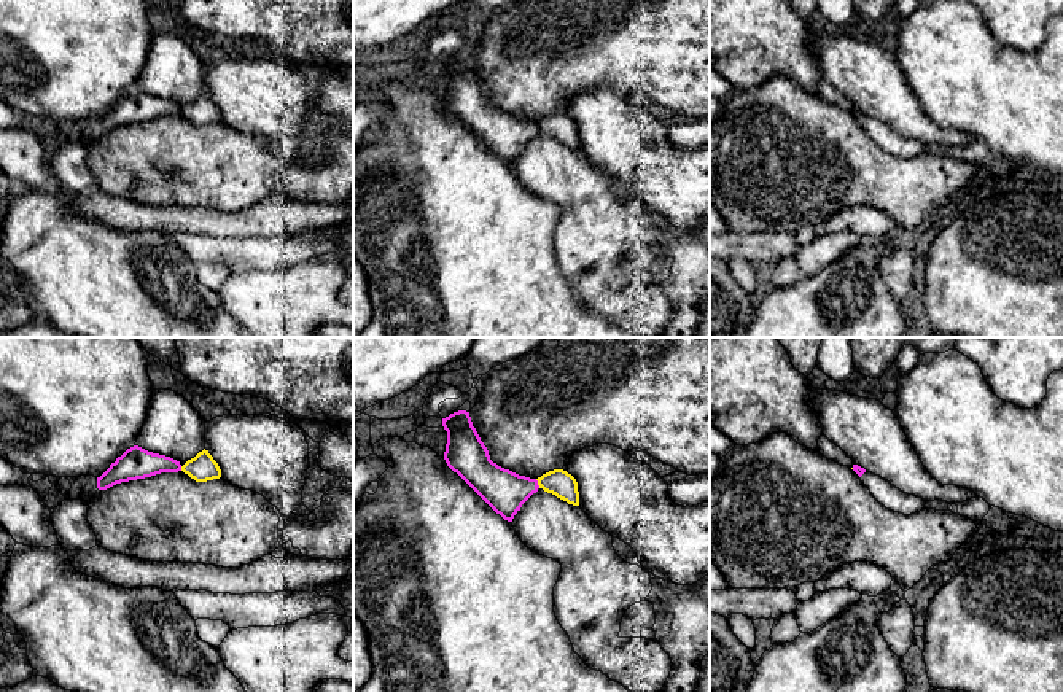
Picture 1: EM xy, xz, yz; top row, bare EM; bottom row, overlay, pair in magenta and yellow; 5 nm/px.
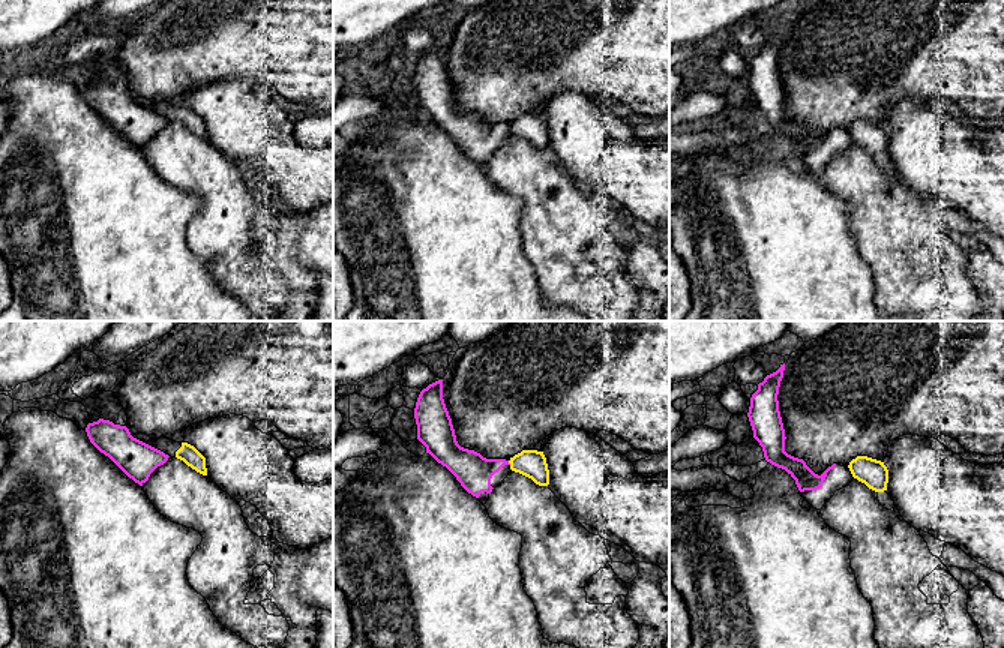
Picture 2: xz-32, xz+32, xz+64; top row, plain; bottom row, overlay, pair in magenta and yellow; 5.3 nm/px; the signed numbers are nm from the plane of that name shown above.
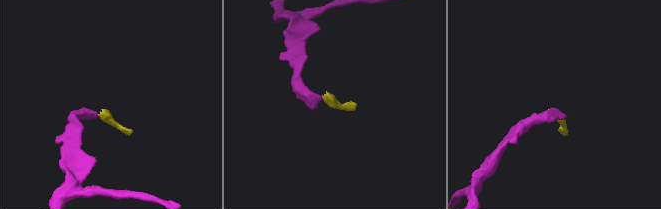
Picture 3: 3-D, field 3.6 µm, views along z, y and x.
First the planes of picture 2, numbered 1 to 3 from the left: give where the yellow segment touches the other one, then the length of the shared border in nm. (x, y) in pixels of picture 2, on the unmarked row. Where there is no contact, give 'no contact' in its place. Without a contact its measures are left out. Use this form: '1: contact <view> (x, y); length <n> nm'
1: no contact
2: contact xz+32 (508, 126); length 30 nm
3: no contact

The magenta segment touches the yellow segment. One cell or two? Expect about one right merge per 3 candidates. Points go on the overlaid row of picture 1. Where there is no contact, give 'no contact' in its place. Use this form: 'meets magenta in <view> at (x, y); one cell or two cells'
meets magenta in xz at (537, 484); two cells

